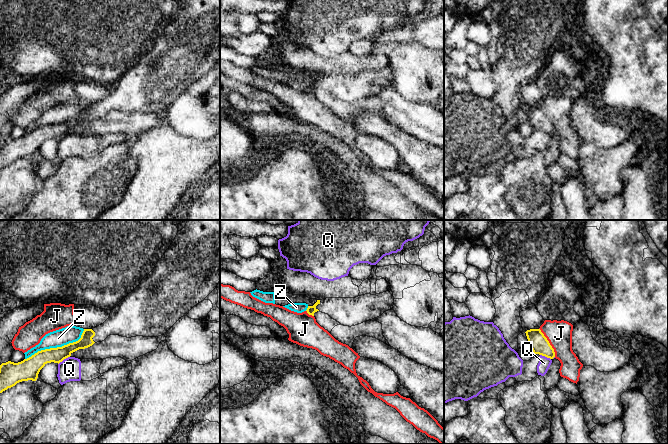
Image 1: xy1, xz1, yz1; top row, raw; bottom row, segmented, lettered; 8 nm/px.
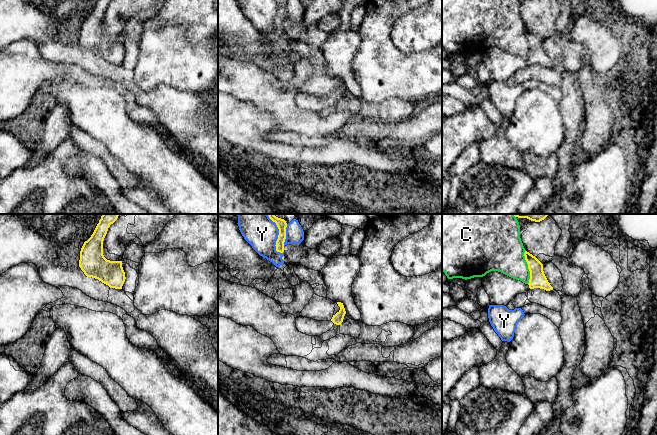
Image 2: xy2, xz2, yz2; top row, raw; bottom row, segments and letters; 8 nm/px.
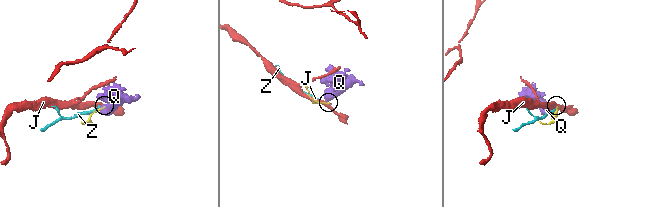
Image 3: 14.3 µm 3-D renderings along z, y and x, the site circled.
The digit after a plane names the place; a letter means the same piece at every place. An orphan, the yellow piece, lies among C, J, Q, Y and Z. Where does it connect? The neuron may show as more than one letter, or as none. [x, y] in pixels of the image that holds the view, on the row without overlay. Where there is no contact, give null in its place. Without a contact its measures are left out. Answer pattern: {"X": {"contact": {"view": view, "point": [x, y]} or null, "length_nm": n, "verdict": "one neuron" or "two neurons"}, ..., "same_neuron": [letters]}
{"C": {"contact": {"view": "yz2", "point": [528, 43]}, "length_nm": 280, "verdict": "two neurons"}, "J": {"contact": {"view": "yz1", "point": [548, 118]}, "length_nm": 260, "verdict": "two neurons"}, "Q": {"contact": {"view": "xy1", "point": [63, 135]}, "length_nm": 120, "verdict": "two neurons"}, "Y": {"contact": {"view": "xz2", "point": [277, 16]}, "length_nm": 240, "verdict": "two neurons"}, "Z": {"contact": {"view": "xy1", "point": [57, 123]}, "length_nm": 550, "verdict": "two neurons"}, "same_neuron": []}

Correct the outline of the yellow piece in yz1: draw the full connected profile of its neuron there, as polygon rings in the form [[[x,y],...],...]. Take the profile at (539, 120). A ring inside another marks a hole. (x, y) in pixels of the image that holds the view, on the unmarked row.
[[[530,105],[525,109],[534,130],[539,130],[550,135],[555,133],[554,125],[540,105]]]

